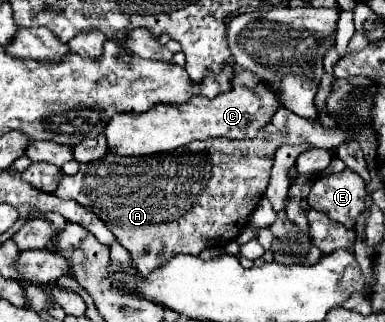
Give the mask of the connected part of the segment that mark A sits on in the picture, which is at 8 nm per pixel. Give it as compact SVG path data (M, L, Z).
M280 107L274 113L272 121L264 127L264 131L258 133L256 139L234 141L234 151L232 153L220 151L220 155L216 153L216 163L212 163L210 157L204 153L190 153L190 151L188 153L158 153L158 155L148 155L148 157L120 157L120 155L108 153L106 157L94 163L80 165L74 177L62 175L56 195L60 199L74 199L80 205L88 207L92 213L96 213L100 219L104 219L106 227L116 235L118 243L126 247L130 255L134 257L138 265L138 273L146 277L162 261L174 257L176 253L200 255L204 247L224 247L226 243L236 239L240 231L246 227L252 211L256 209L260 197L264 195L268 187L274 153L280 145L308 143L312 147L336 149L344 141L348 141L348 133L344 133L340 127L324 127L318 119L304 119Z

